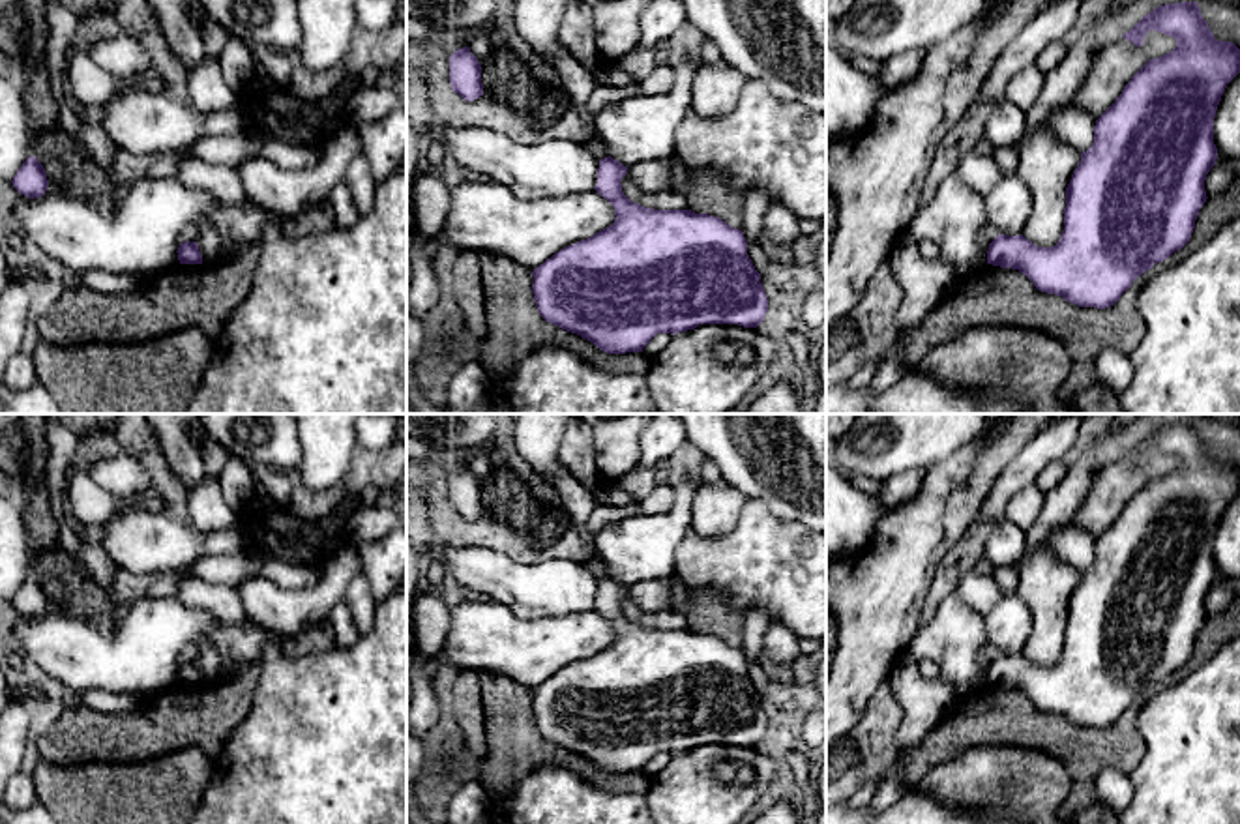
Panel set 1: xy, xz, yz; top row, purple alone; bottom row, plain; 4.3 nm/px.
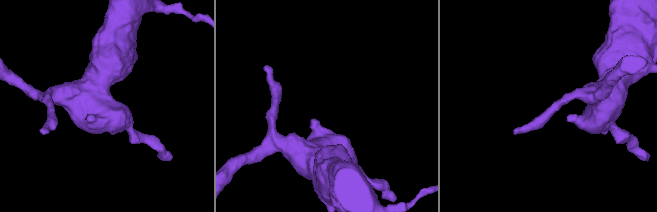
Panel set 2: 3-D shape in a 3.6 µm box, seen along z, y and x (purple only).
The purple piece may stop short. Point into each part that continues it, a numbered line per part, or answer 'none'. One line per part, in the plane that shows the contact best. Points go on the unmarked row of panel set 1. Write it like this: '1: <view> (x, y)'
none

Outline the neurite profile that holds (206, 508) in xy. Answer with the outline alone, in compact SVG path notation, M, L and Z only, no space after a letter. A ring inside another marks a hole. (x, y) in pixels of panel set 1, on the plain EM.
M202 478L189 485L185 502L187 517L200 534L225 530L238 522L238 513L225 502L217 478Z

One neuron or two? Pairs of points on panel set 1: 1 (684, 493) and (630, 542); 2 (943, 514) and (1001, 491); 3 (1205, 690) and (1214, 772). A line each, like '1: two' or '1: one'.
1: one
2: two
3: one

